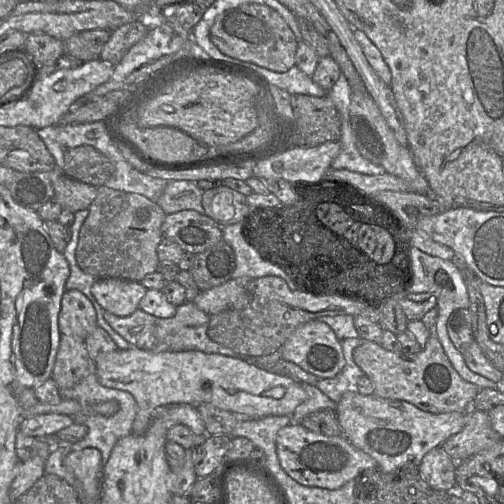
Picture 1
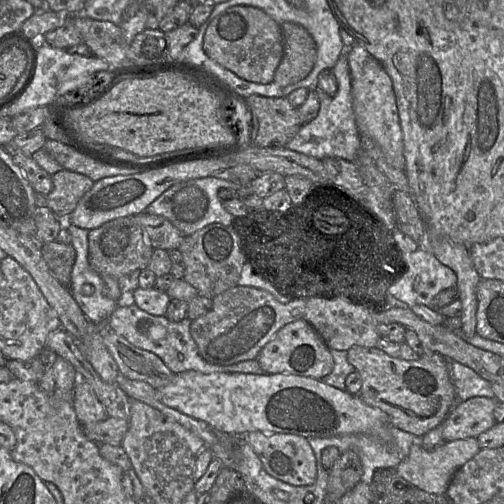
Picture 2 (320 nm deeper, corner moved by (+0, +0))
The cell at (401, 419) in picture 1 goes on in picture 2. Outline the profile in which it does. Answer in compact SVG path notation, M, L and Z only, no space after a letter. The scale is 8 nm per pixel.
M476 396L457 402L441 424L443 441L477 438L491 429L496 424L493 416L496 401Z

